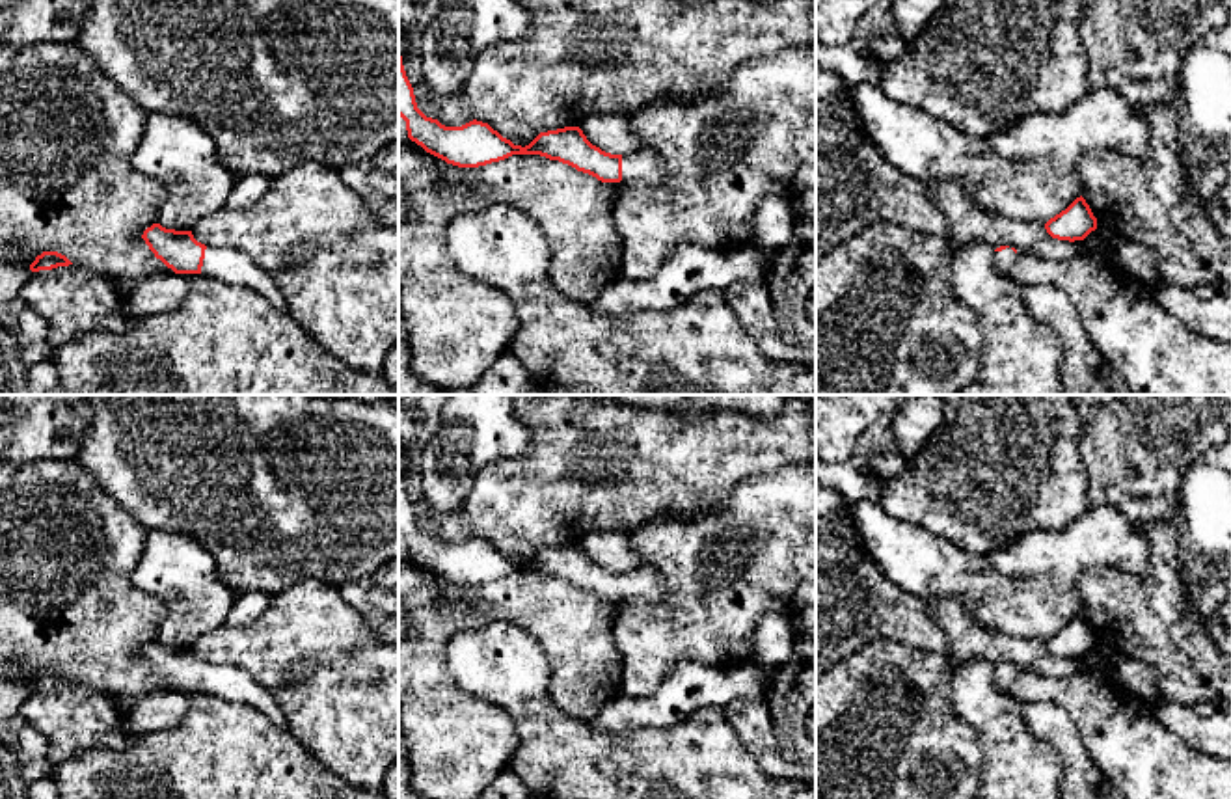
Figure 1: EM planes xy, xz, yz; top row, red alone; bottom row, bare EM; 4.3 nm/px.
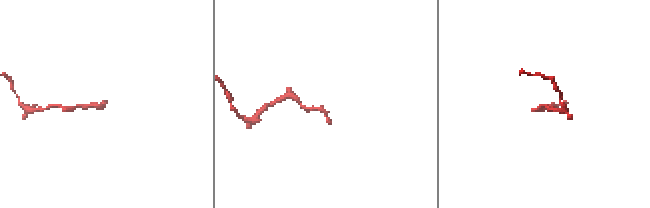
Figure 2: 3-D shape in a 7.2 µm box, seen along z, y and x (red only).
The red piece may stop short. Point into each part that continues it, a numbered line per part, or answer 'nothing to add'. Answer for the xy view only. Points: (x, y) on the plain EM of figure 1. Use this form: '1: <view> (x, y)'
1: xy (231, 684)

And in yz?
1: yz (1004, 677)

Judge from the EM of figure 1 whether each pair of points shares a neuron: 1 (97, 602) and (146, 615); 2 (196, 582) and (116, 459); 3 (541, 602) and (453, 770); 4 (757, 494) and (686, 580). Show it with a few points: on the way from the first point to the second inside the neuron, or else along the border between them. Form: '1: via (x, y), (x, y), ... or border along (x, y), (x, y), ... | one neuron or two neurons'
1: via (108, 613), (135, 615) | one neuron
2: border along (148, 529), (181, 531), (203, 546) | two neurons
3: via (481, 606), (462, 611), (434, 639), (434, 710) | one neuron
4: via (732, 518), (717, 531), (703, 533), (693, 555) | one neuron

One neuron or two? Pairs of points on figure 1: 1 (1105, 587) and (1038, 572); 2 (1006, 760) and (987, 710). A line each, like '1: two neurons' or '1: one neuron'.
1: two neurons
2: one neuron

